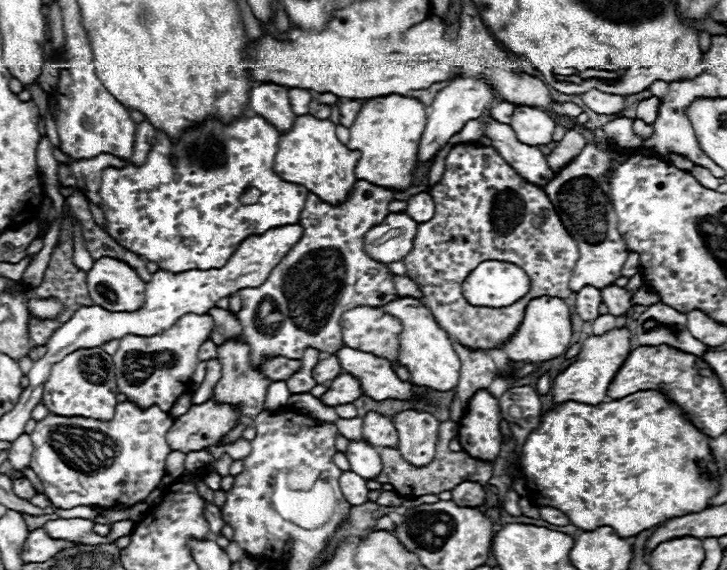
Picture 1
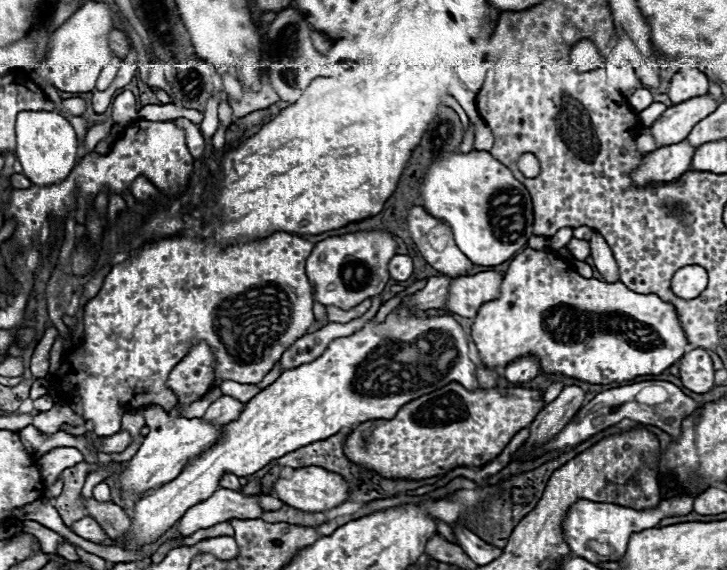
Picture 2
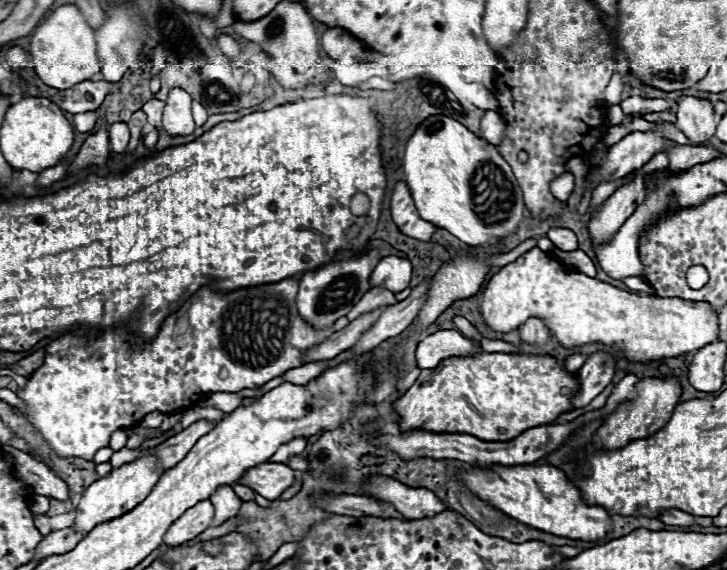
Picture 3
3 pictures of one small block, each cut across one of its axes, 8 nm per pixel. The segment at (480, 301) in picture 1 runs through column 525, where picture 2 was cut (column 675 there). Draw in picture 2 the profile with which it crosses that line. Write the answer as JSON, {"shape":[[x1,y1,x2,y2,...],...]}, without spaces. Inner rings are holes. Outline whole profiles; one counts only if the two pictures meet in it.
{"shape":[[696,264,682,266,680,270,676,270,672,278,672,292,682,300,692,300,700,296,706,282,708,282,708,276,702,266,696,266]]}

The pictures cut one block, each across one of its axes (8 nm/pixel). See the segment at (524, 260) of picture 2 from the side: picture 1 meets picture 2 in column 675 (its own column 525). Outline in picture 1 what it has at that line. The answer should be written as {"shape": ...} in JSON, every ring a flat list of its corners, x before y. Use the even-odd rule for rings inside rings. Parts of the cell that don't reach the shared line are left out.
{"shape":[[540,296,528,302,524,310,524,318,518,326,518,330,510,336,508,342,500,344,498,350,508,354,510,362,548,362,560,354,566,352,572,338,572,324,570,324,570,308,562,298,552,296]]}

